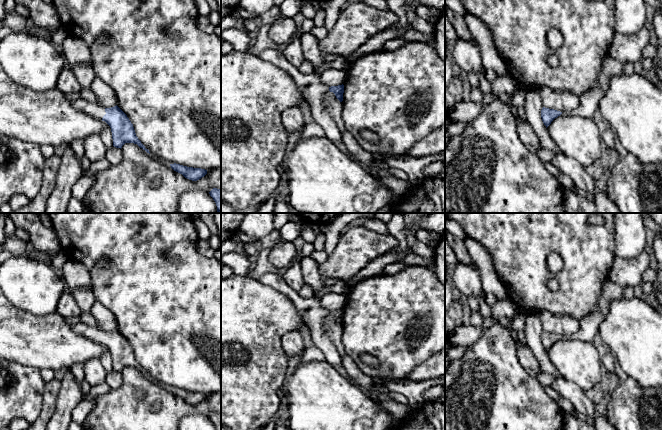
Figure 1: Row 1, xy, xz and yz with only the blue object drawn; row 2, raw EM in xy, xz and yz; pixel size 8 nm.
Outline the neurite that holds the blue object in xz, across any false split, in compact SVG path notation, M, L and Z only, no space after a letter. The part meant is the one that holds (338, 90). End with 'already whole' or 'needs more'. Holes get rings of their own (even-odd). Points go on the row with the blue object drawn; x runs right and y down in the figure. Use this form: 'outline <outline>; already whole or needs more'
outline M338 85L338 86L331 86L329 87L329 91L333 92L336 96L336 98L342 102L343 101L343 93L344 93L344 85Z; already whole

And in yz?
outline M543 107L541 110L541 118L546 128L551 124L551 122L555 118L557 118L561 114L562 112L560 111Z; already whole

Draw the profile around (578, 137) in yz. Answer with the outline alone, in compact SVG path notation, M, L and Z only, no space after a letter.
M560 115L547 127L561 152L588 167L601 156L601 131L592 118Z

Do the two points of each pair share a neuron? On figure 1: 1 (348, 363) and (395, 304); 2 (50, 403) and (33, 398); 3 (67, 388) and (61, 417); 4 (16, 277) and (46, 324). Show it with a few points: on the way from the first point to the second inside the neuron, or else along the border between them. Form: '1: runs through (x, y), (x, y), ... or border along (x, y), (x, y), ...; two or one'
1: border along (344, 355), (348, 356), (368, 375); two
2: border along (46, 383), (43, 389), (42, 408), (36, 419); two
3: runs through (67, 395), (63, 410); one
4: border along (18, 307), (37, 315), (48, 315), (55, 312); two

